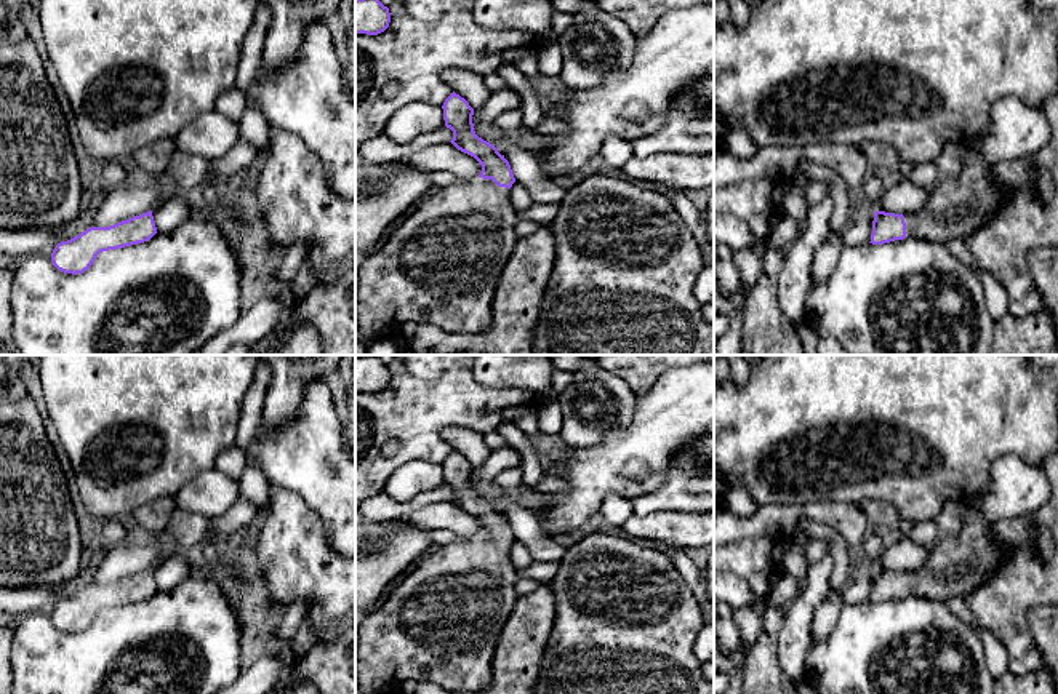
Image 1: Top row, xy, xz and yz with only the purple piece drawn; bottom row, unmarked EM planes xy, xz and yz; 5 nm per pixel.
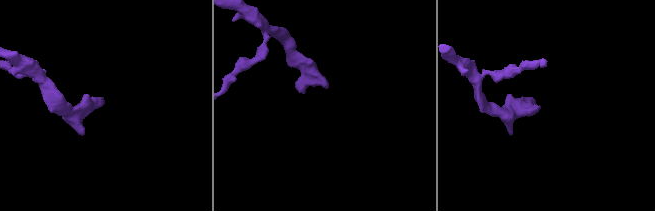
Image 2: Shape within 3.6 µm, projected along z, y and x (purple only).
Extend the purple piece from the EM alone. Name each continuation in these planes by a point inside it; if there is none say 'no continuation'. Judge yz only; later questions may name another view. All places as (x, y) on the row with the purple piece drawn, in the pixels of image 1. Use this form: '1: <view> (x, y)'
1: yz (956, 207)

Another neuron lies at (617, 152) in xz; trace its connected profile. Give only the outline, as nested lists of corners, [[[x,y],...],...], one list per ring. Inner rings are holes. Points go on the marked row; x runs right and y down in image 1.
[[[615,136],[607,138],[600,149],[600,158],[613,168],[624,166],[632,157],[632,142]]]

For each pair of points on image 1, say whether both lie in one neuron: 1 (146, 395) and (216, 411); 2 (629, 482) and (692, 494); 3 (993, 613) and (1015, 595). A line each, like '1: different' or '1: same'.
1: same
2: different
3: same

